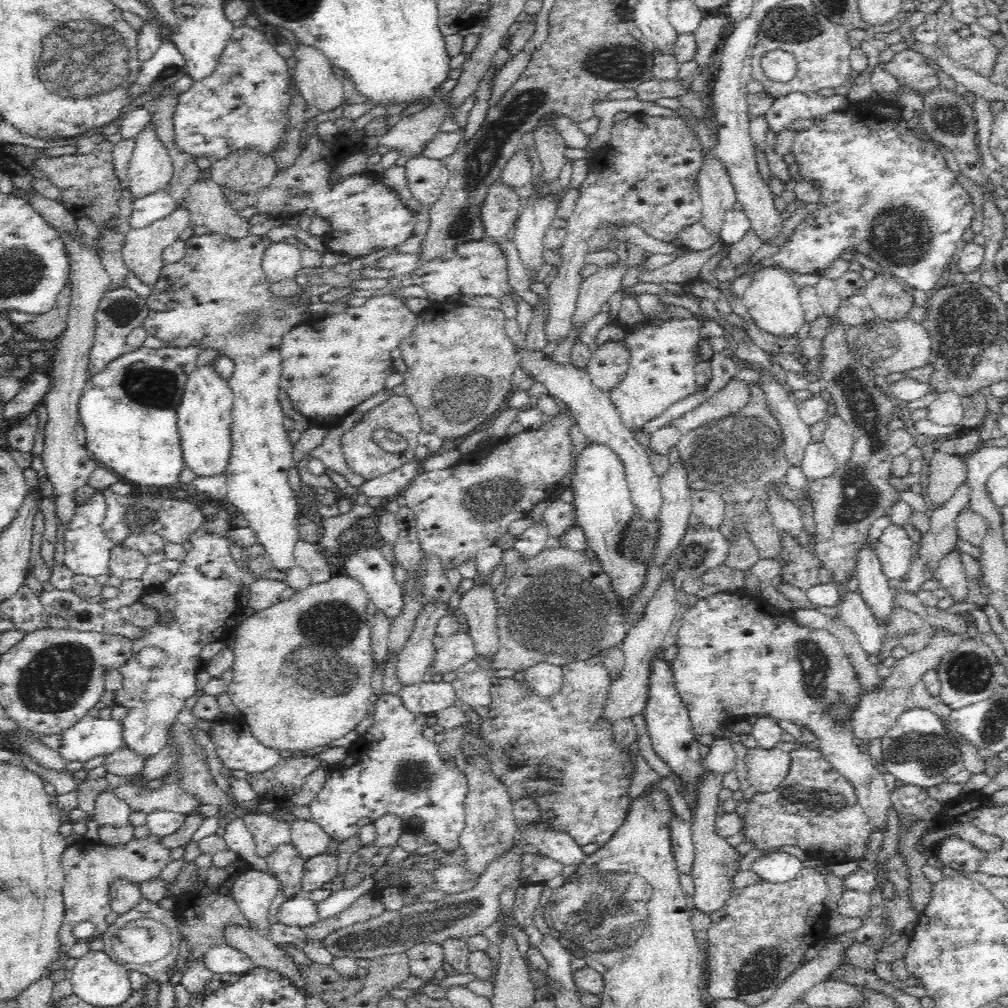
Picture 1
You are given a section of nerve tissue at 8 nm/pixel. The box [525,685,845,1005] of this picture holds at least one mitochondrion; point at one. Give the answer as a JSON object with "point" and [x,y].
{"point":[606,911]}

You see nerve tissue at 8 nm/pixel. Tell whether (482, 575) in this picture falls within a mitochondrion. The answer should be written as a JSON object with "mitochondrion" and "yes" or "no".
{"mitochondrion":"no"}

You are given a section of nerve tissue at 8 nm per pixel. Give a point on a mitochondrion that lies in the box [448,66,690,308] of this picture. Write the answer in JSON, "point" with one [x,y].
{"point":[499,199]}

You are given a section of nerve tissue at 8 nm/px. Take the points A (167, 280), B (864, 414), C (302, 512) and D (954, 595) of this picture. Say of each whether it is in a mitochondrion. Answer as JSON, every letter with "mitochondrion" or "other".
{"A":"other","B":"mitochondrion","C":"other","D":"other"}

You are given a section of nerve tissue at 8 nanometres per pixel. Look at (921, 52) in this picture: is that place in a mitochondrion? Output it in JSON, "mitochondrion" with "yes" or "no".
{"mitochondrion":"no"}

